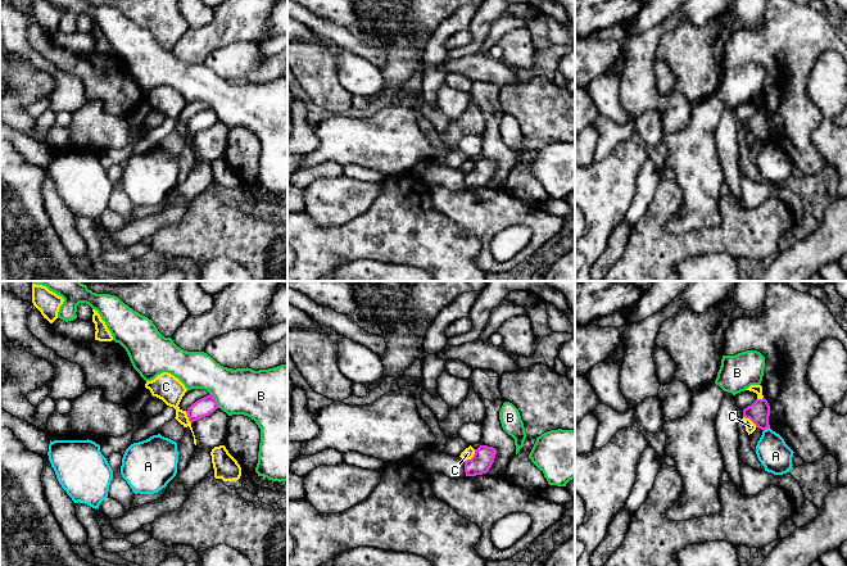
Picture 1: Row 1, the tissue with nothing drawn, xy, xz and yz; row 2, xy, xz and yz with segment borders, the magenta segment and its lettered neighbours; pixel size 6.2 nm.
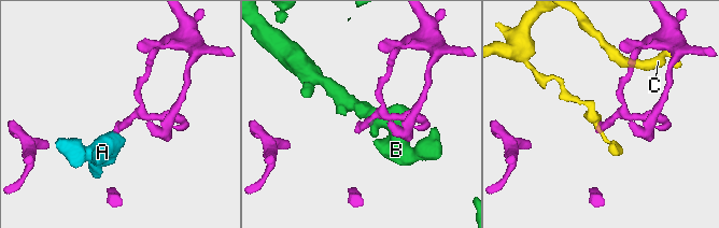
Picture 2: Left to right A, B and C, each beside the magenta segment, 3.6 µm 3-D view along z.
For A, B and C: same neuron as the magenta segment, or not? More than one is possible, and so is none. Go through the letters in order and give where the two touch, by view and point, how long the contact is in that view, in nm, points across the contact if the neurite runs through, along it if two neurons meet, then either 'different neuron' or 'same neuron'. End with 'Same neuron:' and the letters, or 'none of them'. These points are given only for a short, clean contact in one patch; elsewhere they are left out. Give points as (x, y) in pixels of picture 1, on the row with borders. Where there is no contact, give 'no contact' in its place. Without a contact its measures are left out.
A: yz (766, 428) | 50 nm | along yz (769, 426), (764, 430) | different neuron
B: xy (214, 401) | 120 nm | different neuron
C: xz (472, 457) | 100 nm | different neuron
Same neuron: none of them

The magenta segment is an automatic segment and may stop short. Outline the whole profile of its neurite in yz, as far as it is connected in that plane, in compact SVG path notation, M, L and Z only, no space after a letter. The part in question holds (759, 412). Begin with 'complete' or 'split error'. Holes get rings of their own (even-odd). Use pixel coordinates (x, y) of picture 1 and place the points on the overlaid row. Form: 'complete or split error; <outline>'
complete; M765 398L756 399L751 406L743 409L743 417L749 418L756 427L766 430L769 425L770 406Z

